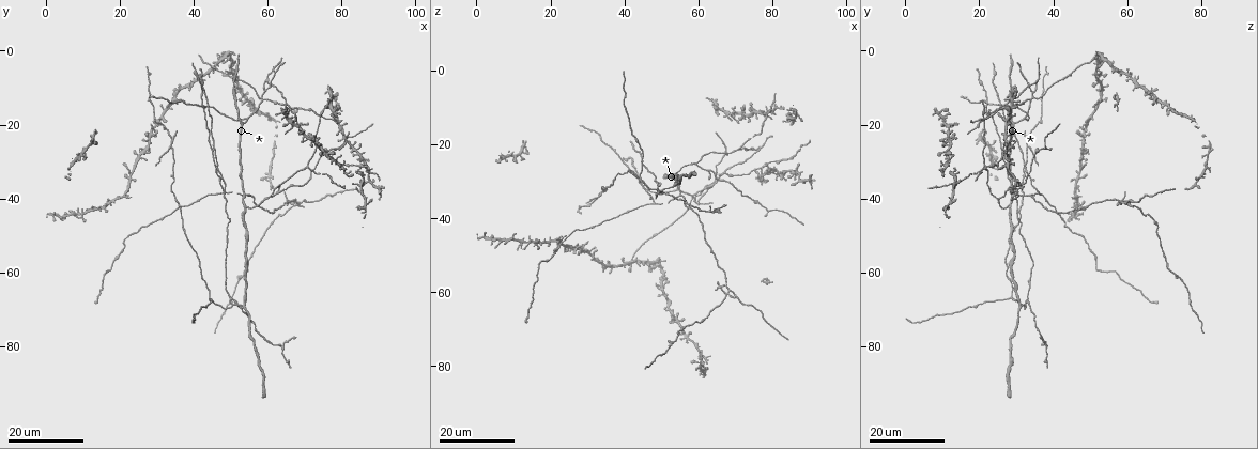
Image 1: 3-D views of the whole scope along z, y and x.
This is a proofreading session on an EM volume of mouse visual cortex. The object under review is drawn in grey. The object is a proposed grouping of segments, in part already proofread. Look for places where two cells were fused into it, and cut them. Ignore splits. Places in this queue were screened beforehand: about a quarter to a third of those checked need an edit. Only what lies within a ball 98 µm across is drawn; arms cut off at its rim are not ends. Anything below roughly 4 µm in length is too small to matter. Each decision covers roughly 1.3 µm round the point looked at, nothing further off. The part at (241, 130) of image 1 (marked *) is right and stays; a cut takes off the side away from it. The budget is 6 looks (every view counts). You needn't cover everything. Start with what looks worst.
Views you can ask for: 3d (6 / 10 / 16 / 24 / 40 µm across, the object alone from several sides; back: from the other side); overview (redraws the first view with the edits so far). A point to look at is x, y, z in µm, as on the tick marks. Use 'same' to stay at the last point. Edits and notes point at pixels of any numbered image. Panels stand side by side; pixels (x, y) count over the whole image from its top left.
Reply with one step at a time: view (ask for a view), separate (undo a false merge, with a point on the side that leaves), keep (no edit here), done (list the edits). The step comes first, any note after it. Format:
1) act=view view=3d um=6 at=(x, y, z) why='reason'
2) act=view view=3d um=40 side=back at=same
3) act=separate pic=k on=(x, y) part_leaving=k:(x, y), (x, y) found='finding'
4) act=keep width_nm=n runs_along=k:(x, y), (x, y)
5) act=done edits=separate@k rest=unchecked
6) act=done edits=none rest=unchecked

act=view view=3d um=16 at=(68.0, 41.0, 59.5) why='looks like a crossing'

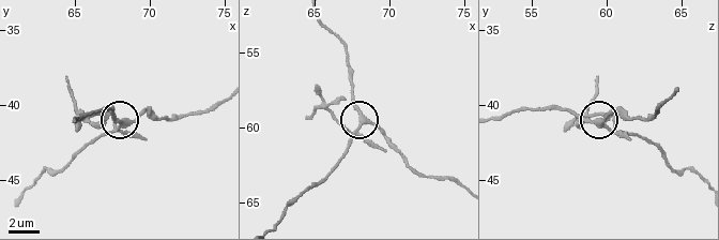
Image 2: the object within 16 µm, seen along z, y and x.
act=view view=3d um=6 at=(68.2, 41.2, 59.8)

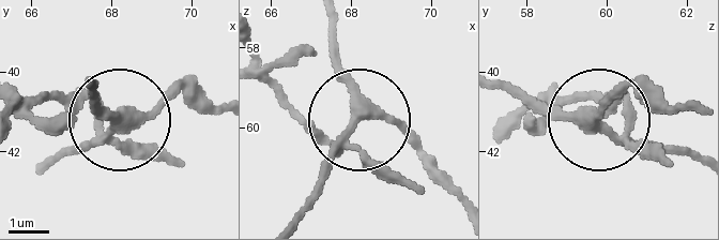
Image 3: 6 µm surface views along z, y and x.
act=separate pic=3 on=(72, 92) part_leaving=3:(347, 149), (319, 139), (258, 81) found='two cells meet here'

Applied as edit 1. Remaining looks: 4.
act=view view=3d um=16 at=(33.5, 26.0, 33.5) why='side arm on a straight run'

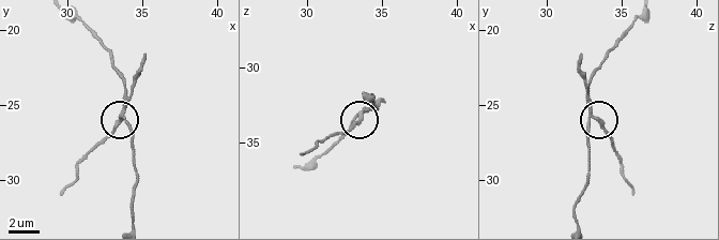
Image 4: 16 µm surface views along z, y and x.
act=view view=3d um=10 at=(33.4, 26.0, 33.4)

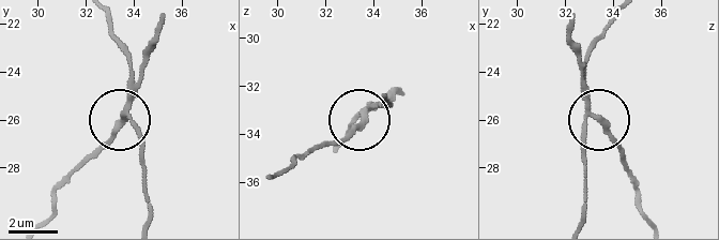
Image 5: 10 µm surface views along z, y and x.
act=separate pic=5 on=(121, 123) side_arm_um=7 arms=3 found='two cells meet here'

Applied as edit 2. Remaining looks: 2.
act=view view=3d um=24 at=(44.0, 67.0, 29.0) why='a fork'

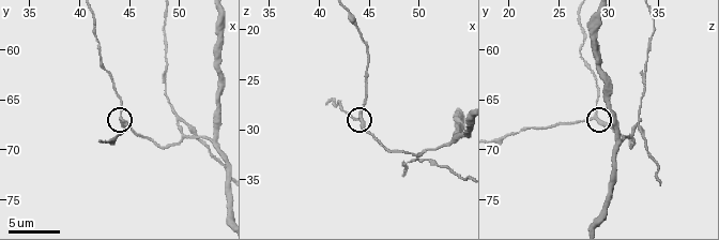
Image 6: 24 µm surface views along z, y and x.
act=view view=3d um=10 at=(44.2, 66.6, 28.8)

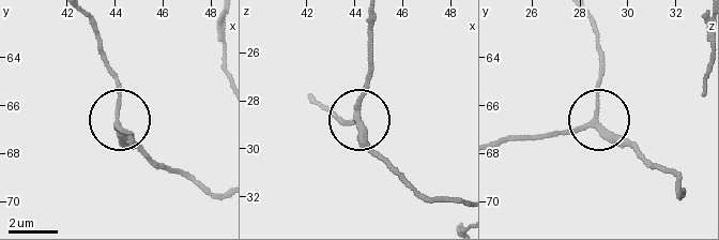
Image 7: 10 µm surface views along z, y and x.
act=keep runs_along=7:(216, 195), (149, 159), (119, 121), (131, 134) found='one cell here'

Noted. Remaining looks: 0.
act=done edits=separate@3,separate@5 rest=unchecked

